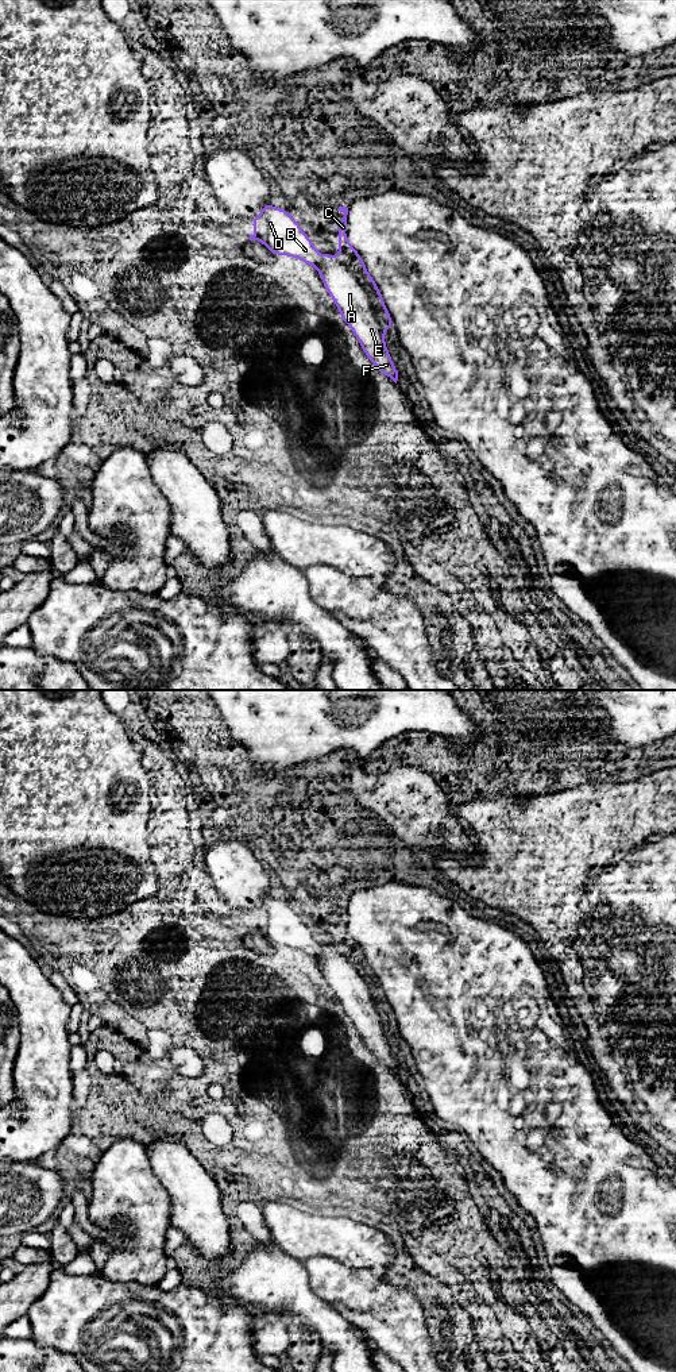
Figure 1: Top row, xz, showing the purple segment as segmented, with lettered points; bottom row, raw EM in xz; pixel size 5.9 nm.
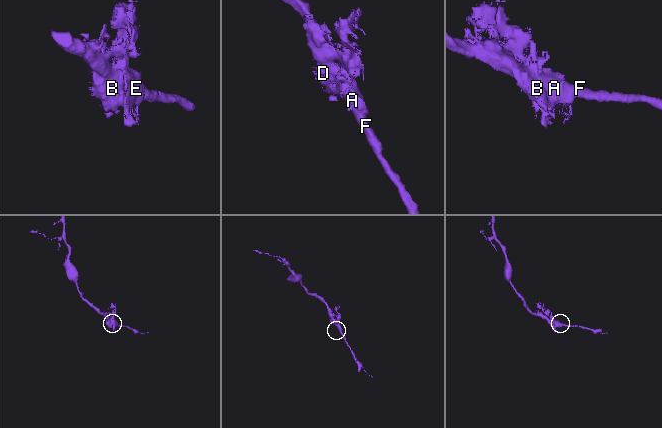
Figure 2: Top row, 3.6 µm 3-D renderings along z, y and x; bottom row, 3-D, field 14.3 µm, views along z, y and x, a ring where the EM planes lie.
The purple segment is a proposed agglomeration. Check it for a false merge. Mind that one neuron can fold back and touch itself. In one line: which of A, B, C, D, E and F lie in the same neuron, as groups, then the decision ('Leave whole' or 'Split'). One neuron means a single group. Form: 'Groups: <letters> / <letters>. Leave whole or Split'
Groups: A B C D E F. Leave whole

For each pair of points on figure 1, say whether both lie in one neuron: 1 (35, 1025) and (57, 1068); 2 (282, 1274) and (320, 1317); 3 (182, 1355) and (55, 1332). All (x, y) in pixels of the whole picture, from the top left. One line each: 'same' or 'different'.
1: same
2: same
3: same

